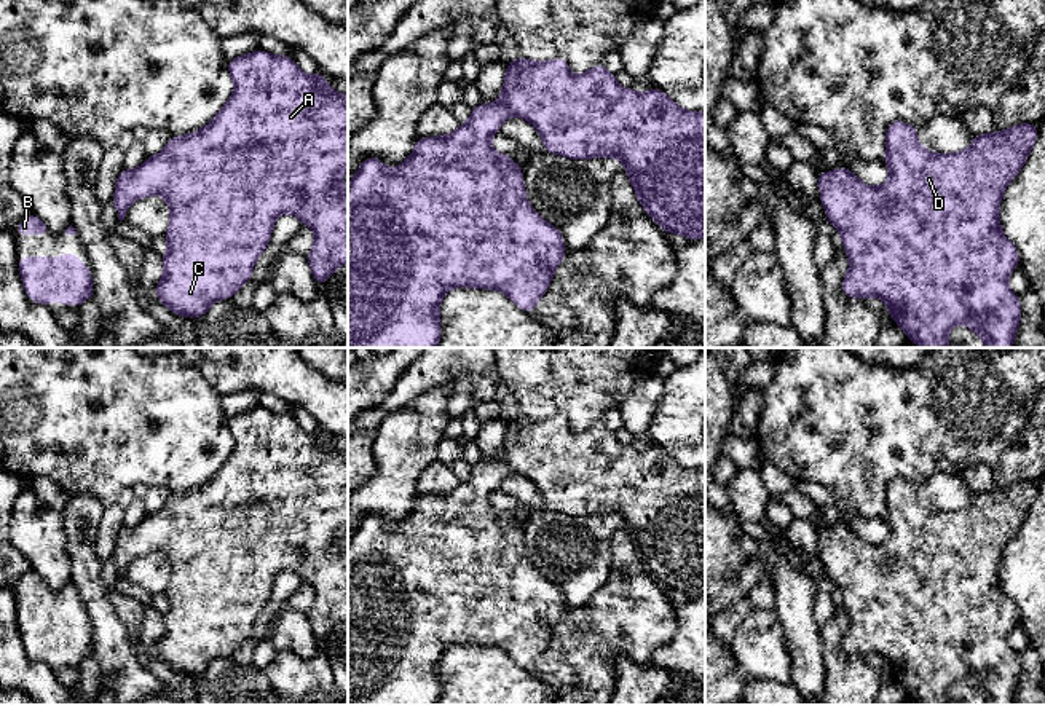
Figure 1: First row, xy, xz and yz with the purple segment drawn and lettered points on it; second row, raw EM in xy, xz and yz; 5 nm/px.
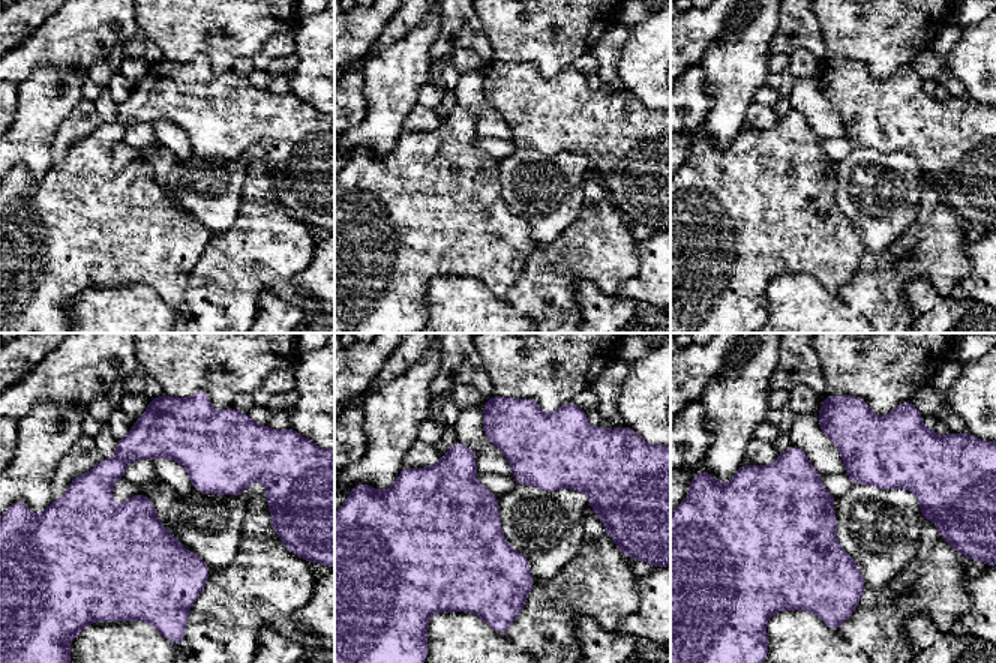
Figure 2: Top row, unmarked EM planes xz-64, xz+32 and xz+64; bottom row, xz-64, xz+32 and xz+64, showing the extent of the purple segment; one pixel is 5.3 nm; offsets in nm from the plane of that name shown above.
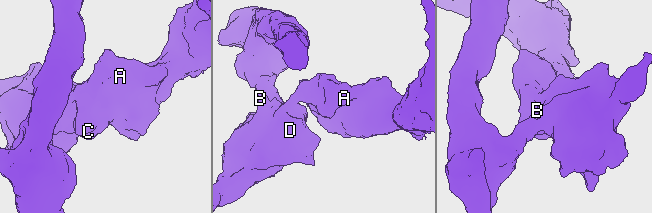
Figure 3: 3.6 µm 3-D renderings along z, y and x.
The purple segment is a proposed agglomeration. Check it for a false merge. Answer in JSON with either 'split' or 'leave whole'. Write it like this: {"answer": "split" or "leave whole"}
{"answer": "leave whole"}

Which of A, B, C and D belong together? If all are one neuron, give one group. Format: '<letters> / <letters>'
A B C D

